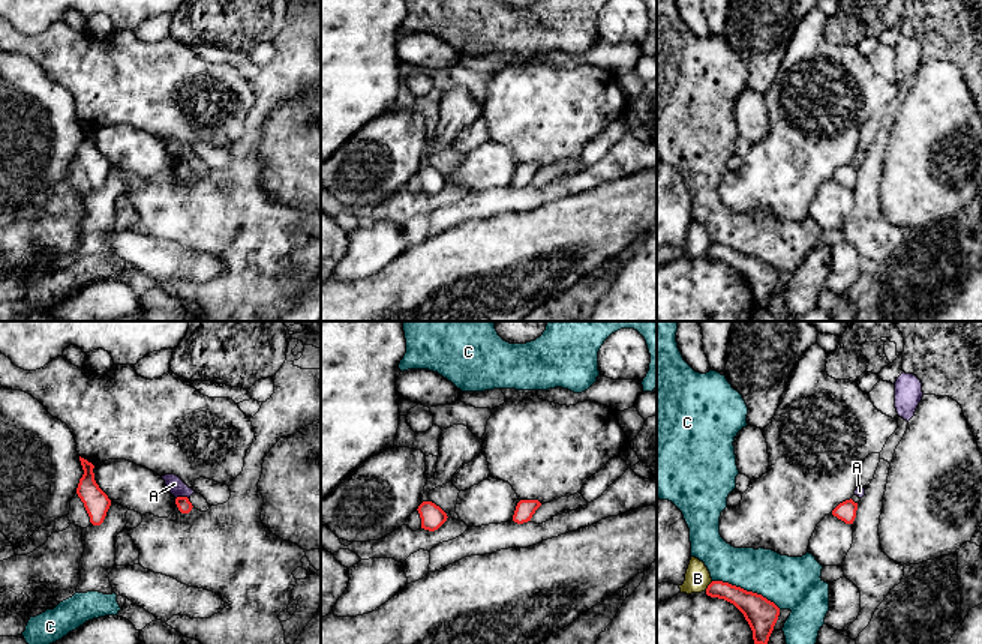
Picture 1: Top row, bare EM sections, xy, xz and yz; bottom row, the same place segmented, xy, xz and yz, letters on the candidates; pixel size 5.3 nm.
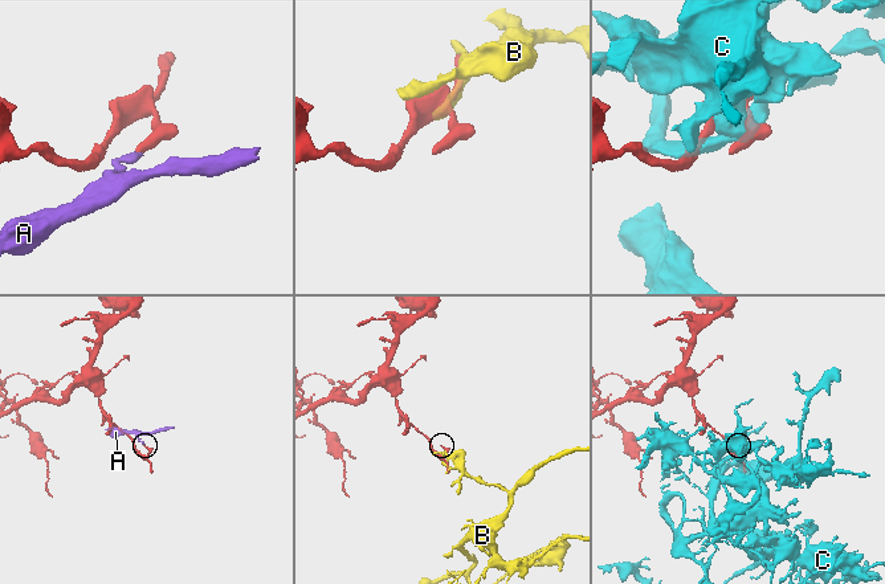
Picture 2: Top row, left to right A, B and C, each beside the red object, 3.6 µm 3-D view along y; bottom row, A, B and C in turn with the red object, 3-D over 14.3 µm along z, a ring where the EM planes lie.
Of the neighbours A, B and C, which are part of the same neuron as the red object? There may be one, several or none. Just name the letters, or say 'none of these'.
none of these

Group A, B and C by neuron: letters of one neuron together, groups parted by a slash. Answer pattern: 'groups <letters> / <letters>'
groups A / B / C

